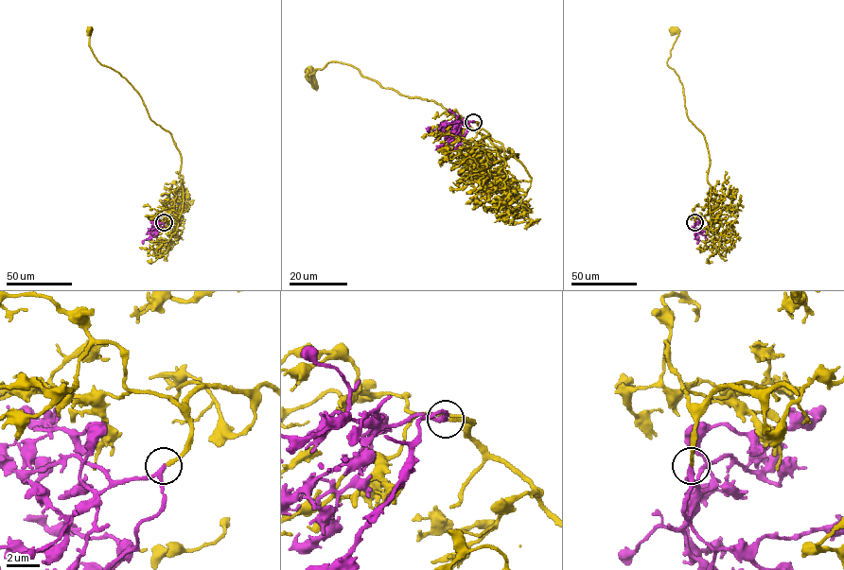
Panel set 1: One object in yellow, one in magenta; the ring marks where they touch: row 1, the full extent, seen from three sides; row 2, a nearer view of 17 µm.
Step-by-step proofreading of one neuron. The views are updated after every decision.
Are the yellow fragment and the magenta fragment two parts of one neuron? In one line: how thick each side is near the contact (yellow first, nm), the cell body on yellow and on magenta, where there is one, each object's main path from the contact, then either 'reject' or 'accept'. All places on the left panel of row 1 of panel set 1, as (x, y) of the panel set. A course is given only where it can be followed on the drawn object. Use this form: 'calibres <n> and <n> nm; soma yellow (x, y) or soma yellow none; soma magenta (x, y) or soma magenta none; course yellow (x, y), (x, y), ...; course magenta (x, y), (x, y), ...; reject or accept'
calibres 220 and 240 nm; soma yellow (89, 30); soma magenta none; course yellow (164, 222), (167, 215), (177, 221), (182, 210), (181, 153), (133, 87), (97, 60), (89, 30); course magenta (164, 222), (158, 232), (143, 240), (143, 244); accept

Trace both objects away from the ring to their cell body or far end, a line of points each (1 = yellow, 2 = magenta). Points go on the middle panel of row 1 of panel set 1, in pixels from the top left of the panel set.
1: (474, 122), (515, 157), (440, 104), (383, 88), (352, 66), (330, 61), (312, 73), (311, 85), (310, 74)
2: (474, 122), (469, 122), (467, 126), (459, 122), (445, 123), (429, 131), (429, 128)

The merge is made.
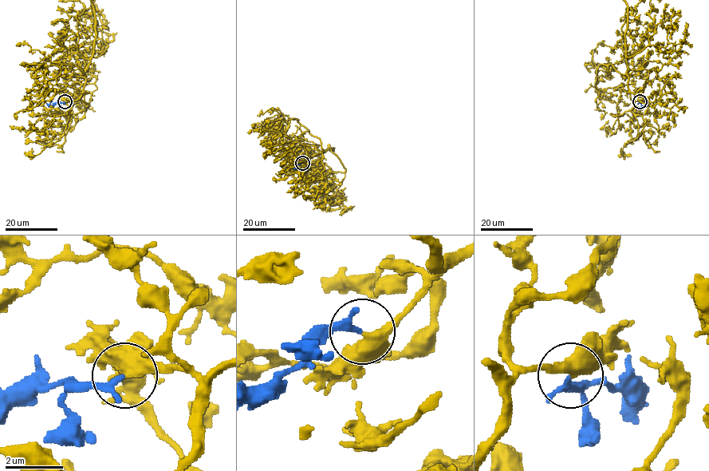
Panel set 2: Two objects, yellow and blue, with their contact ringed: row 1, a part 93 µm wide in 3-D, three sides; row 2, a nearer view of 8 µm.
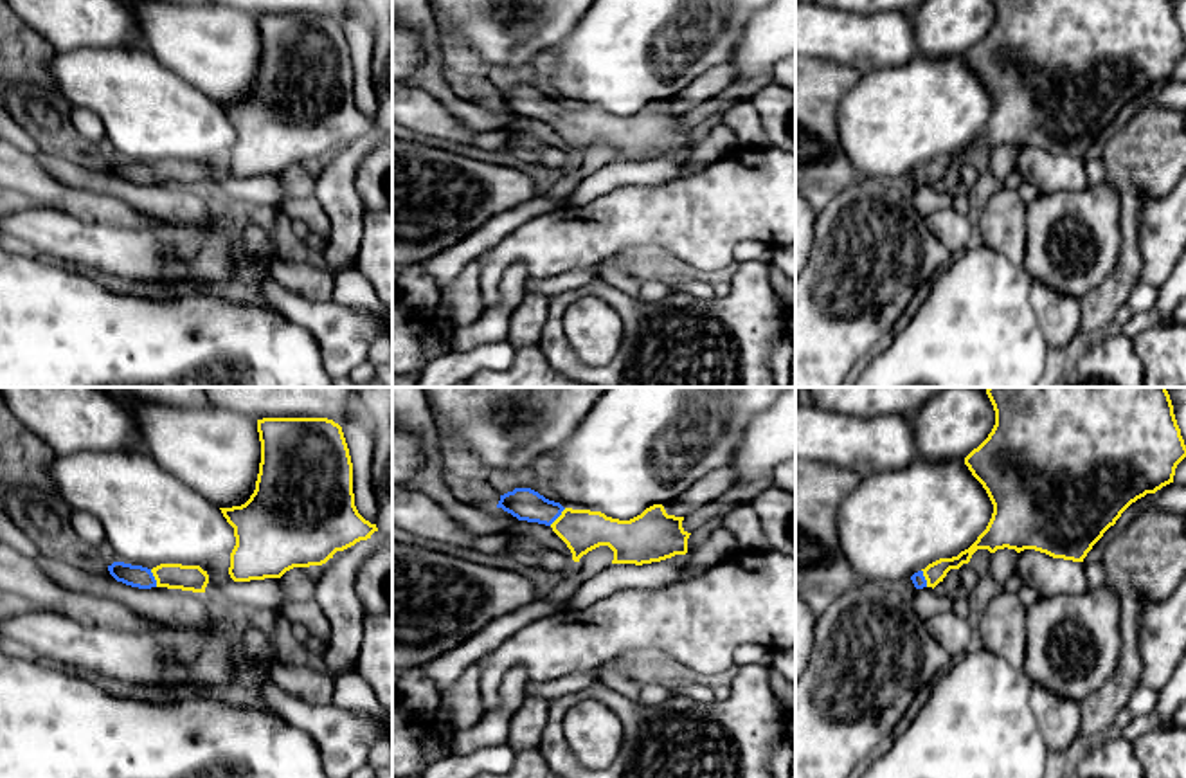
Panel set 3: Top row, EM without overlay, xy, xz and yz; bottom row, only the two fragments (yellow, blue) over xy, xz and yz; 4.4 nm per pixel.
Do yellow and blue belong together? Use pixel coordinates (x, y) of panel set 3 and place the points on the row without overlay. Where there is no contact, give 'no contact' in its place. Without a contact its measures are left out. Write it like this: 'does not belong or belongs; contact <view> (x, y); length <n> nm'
belongs; contact xy (155, 175); length 90 nm

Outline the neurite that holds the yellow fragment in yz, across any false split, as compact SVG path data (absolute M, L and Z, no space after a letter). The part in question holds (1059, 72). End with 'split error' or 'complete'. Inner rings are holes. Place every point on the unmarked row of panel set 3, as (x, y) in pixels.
M992 0L995 22L974 45L965 61L983 81L993 110L977 137L957 153L939 155L911 173L916 185L936 184L950 166L968 160L977 146L1035 146L1053 155L1083 158L1103 130L1121 110L1146 90L1173 79L1177 61L1186 54L1186 41L1172 0Z; split error

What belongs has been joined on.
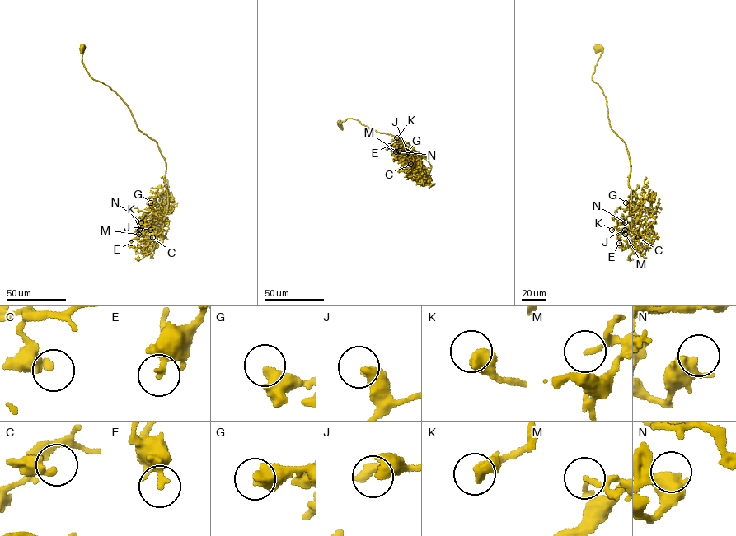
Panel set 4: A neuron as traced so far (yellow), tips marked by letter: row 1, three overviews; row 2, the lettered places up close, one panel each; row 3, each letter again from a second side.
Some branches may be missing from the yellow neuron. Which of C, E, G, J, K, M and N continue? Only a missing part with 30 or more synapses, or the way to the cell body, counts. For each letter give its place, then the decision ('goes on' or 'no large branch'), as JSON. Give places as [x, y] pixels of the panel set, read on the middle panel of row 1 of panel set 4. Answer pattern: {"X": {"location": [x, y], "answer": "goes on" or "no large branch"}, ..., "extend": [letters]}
{"C": {"location": [410, 164], "answer": "no large branch"}, "E": {"location": [389, 146], "answer": "no large branch"}, "G": {"location": [408, 152], "answer": "goes on"}, "J": {"location": [407, 151], "answer": "goes on"}, "K": {"location": [396, 137], "answer": "no large branch"}, "M": {"location": [396, 151], "answer": "no large branch"}, "N": {"location": [399, 151], "answer": "no large branch"}, "extend": ["G", "J"]}

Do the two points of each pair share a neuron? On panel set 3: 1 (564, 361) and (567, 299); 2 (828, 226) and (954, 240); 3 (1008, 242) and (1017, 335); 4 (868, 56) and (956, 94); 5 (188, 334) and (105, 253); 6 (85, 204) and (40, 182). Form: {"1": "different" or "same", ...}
{"1": "same", "2": "different", "3": "different", "4": "different", "5": "different", "6": "same"}

